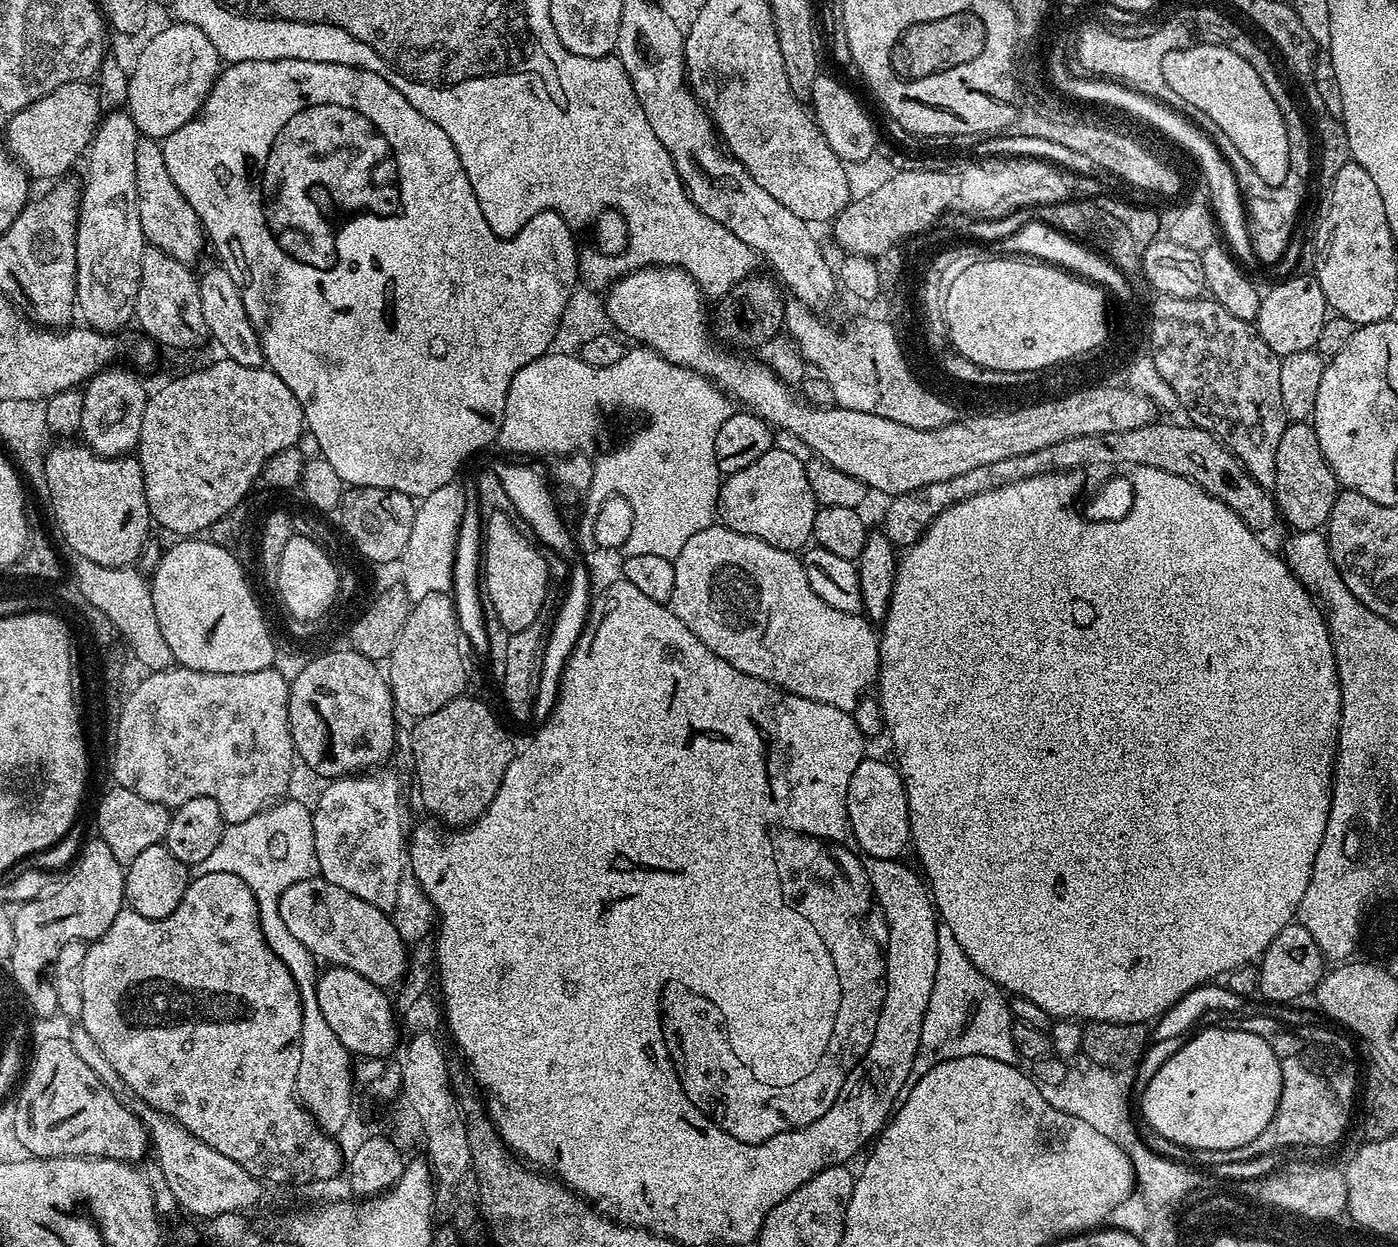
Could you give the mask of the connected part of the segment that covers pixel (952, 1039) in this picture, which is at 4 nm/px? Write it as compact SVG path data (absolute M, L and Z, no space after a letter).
M937 923L938 934L938 970L934 970L934 986L930 994L930 1006L926 1006L926 1014L922 1018L922 1034L918 1054L914 1058L914 1066L910 1070L908 1084L913 1085L926 1074L926 1070L934 1070L942 1062L950 1058L970 1058L981 1056L982 1058L994 1058L998 1062L1016 1064L1018 1057L1014 1038L1012 1037L1012 1025L1014 1017L1008 1009L1009 997L997 986L994 981L983 976L977 968L966 958L966 950L958 946L958 938L950 934L950 926Z

